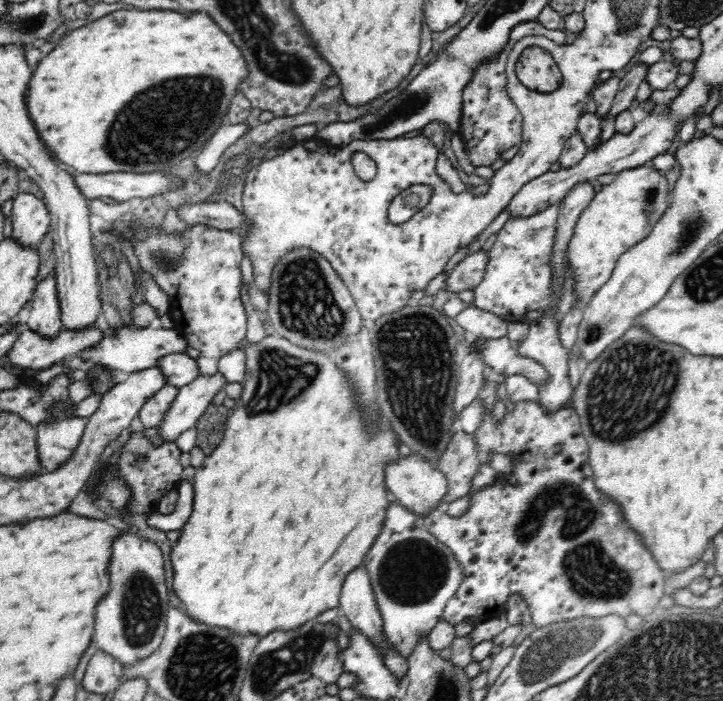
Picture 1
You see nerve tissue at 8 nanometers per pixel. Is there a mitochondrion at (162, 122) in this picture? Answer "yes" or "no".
yes

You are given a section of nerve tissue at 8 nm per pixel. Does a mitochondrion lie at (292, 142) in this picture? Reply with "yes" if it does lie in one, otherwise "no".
no

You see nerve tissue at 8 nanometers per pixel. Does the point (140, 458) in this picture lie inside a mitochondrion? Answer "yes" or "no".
yes

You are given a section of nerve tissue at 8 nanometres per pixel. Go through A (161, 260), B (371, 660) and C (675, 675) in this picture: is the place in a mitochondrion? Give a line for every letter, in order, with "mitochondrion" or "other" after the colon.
A: mitochondrion
B: other
C: mitochondrion

